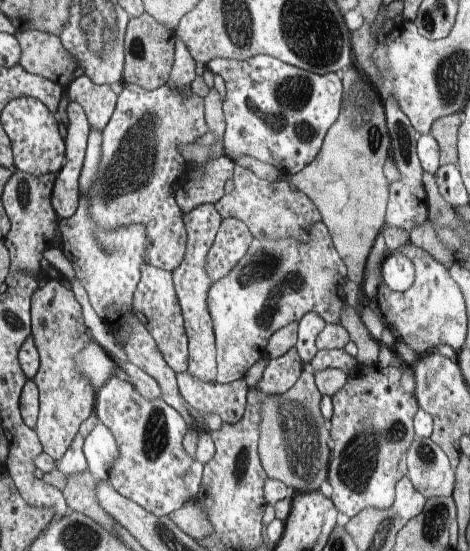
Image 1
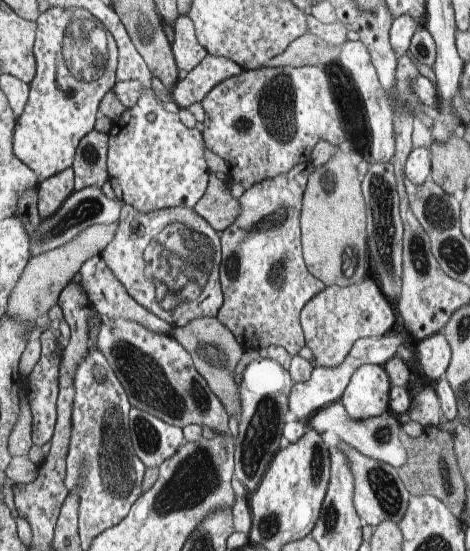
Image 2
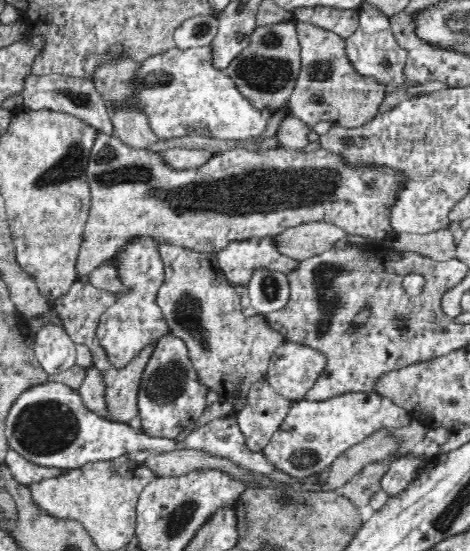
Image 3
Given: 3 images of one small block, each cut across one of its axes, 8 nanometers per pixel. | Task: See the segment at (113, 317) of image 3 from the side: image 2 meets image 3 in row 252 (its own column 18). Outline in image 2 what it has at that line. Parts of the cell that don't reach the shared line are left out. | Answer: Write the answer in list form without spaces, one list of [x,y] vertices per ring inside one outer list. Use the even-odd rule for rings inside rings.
[[[51,7],[40,13],[35,22],[38,25],[34,47],[35,79],[30,85],[27,106],[16,121],[14,152],[23,164],[36,173],[36,178],[42,183],[66,168],[73,167],[79,145],[94,128],[98,106],[103,103],[102,98],[106,98],[106,92],[111,92],[111,89],[121,82],[116,74],[120,63],[120,50],[106,24],[102,24],[102,20],[86,8]]]

